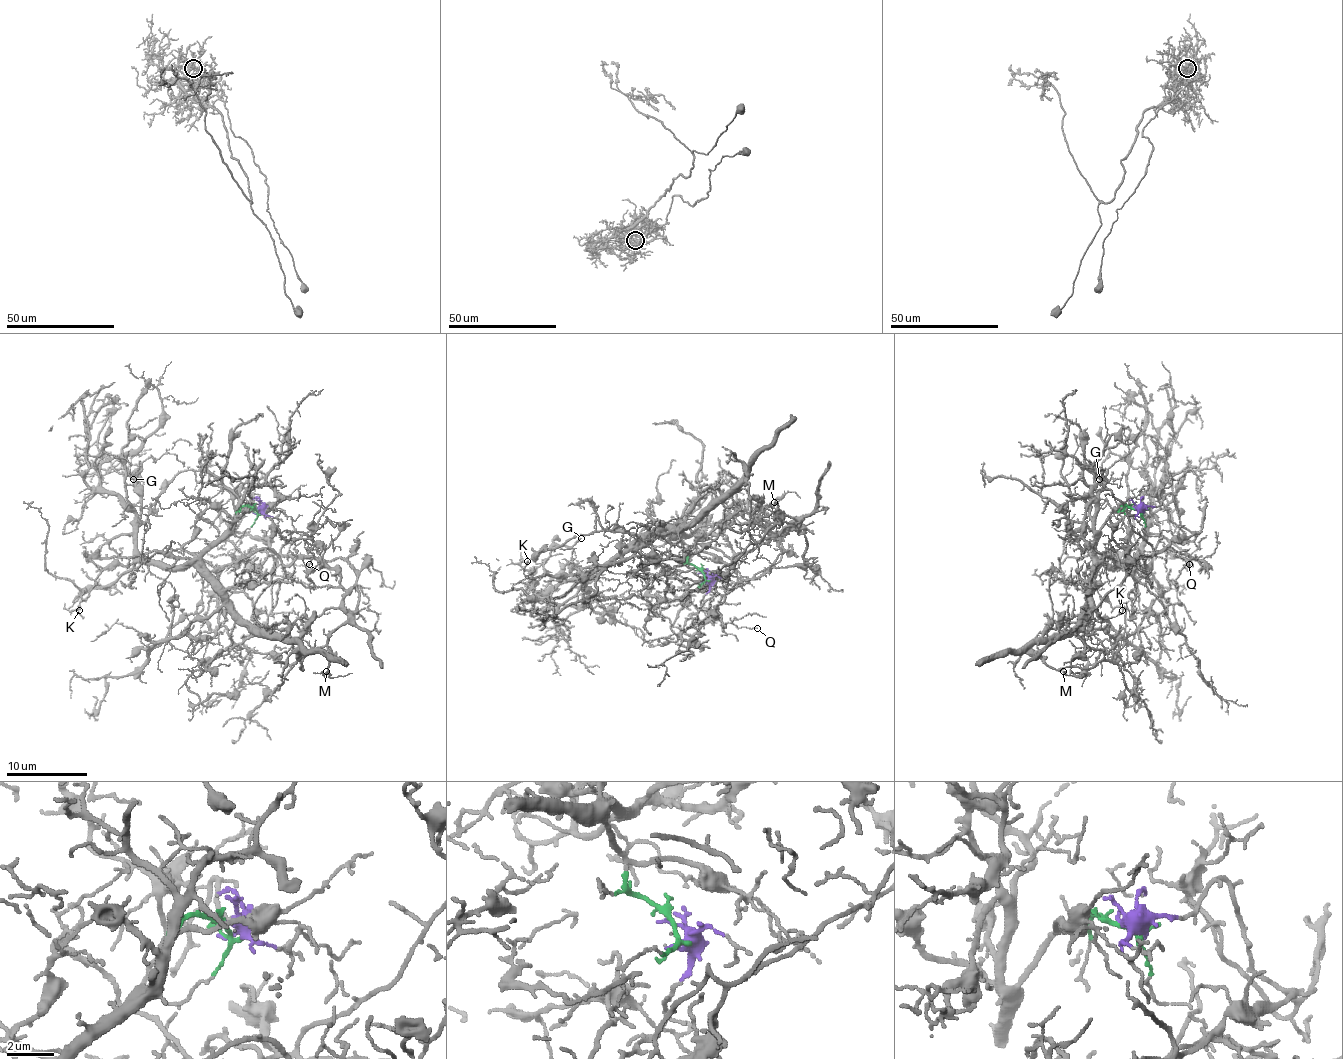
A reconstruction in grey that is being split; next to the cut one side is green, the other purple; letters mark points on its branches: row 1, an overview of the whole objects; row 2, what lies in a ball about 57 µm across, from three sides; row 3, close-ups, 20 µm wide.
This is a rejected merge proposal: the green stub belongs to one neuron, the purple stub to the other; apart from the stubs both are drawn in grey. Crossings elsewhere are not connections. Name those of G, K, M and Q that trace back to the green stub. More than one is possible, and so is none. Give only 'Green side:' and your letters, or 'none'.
Green side: G, K

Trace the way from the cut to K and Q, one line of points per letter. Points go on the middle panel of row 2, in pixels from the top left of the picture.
K: (702, 573), (692, 565), (678, 538), (648, 534), (595, 569), (573, 575), (527, 579), (523, 573), (527, 561)
Q: (702, 573), (708, 577), (708, 593), (684, 629), (694, 633), (716, 609), (726, 625), (756, 627)

